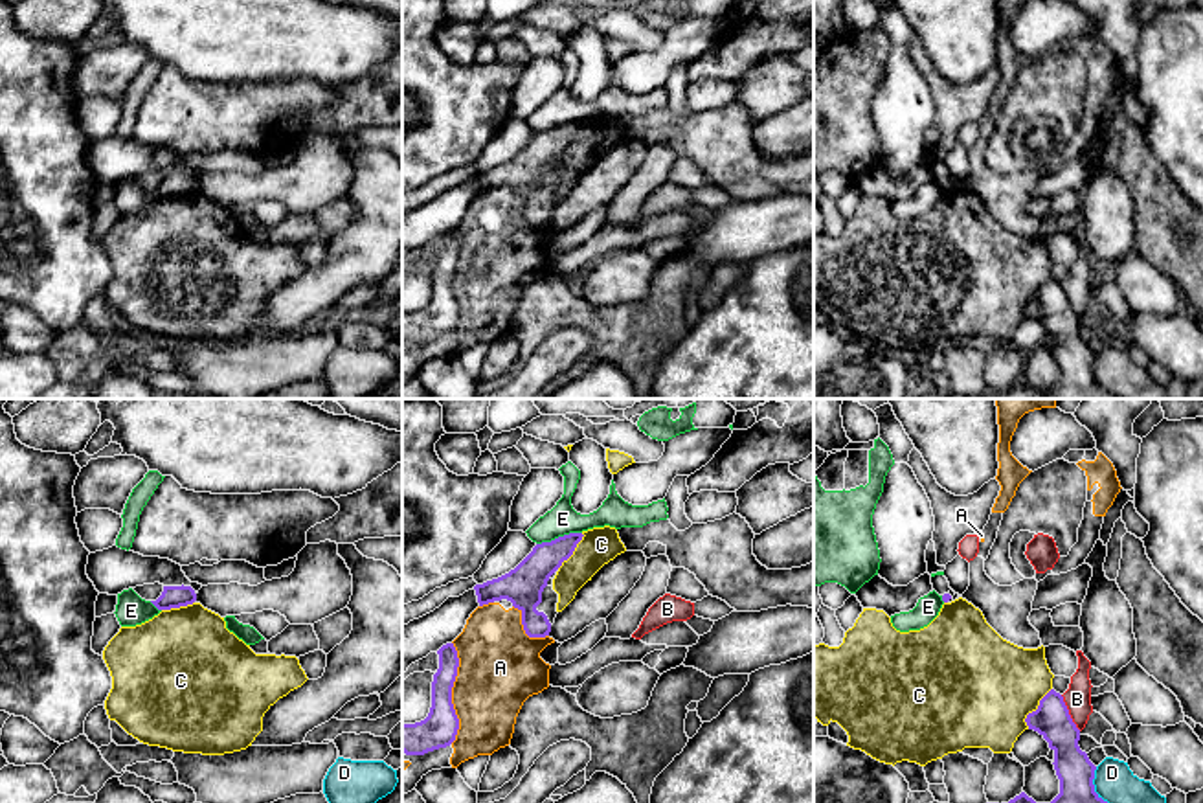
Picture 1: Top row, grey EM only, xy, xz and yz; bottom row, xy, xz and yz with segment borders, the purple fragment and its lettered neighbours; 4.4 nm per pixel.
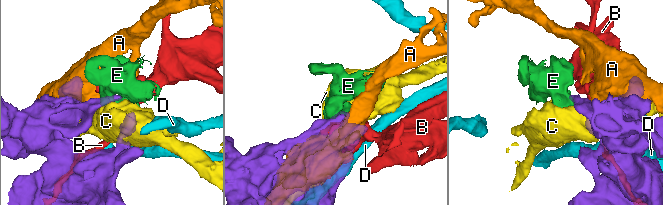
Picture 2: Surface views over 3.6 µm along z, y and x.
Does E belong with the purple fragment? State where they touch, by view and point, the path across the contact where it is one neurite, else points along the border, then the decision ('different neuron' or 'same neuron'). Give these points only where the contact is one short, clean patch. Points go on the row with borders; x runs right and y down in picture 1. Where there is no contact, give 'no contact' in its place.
contact xz (559, 537); border xz (581, 531), (570, 531), (537, 544); different neuron

